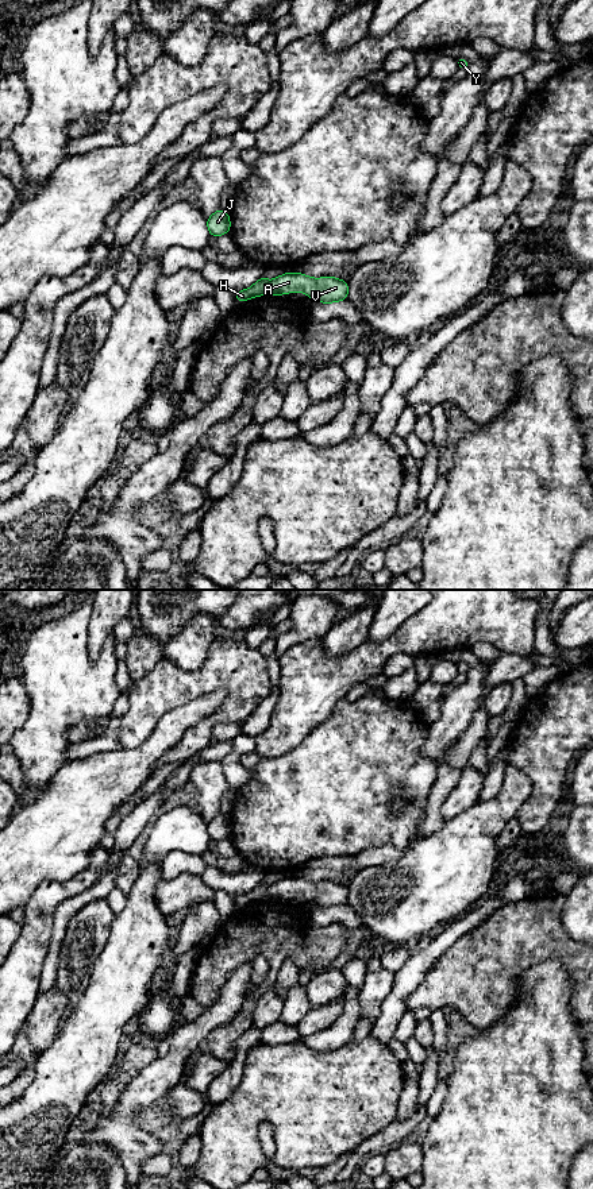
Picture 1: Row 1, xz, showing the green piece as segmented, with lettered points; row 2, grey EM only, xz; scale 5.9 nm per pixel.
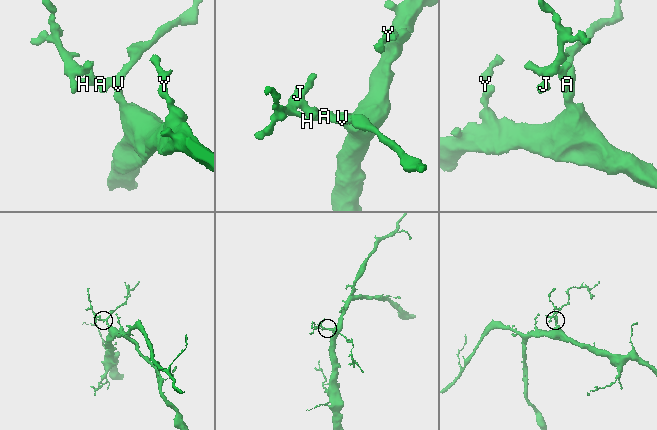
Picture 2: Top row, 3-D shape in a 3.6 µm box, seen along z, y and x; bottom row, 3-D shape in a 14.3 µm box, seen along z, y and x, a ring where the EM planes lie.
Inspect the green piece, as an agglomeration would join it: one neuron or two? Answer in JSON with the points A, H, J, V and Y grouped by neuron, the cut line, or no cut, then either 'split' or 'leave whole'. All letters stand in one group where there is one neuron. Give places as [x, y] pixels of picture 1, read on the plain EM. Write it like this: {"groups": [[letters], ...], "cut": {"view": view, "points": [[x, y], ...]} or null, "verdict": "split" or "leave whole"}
{"groups": [["A", "H", "J", "V", "Y"]], "cut": null, "verdict": "leave whole"}

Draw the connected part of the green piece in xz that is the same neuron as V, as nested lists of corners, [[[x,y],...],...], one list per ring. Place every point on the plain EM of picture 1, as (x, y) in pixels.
[[[296,876],[284,877],[273,885],[261,881],[251,892],[234,896],[236,907],[244,907],[265,899],[284,900],[285,897],[303,896],[316,907],[339,907],[349,903],[347,885],[335,881],[311,883]]]

